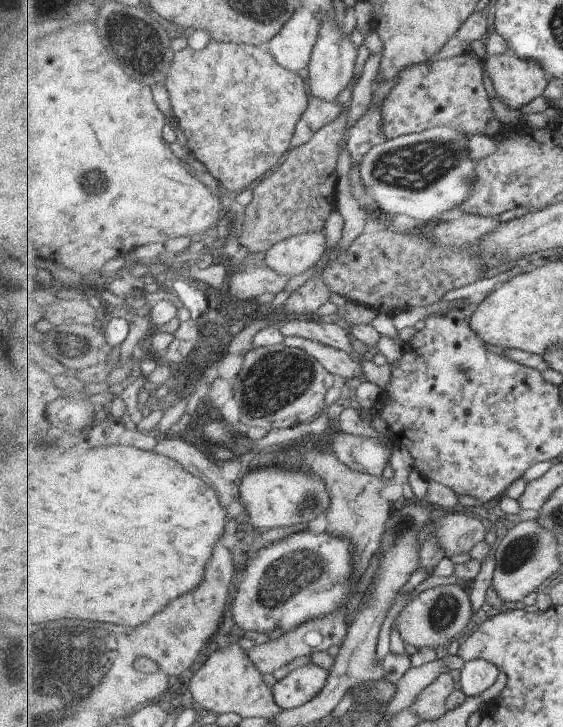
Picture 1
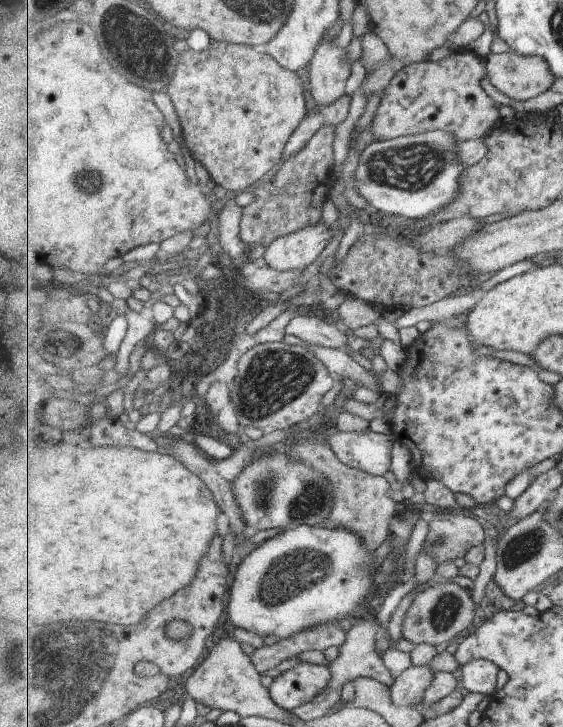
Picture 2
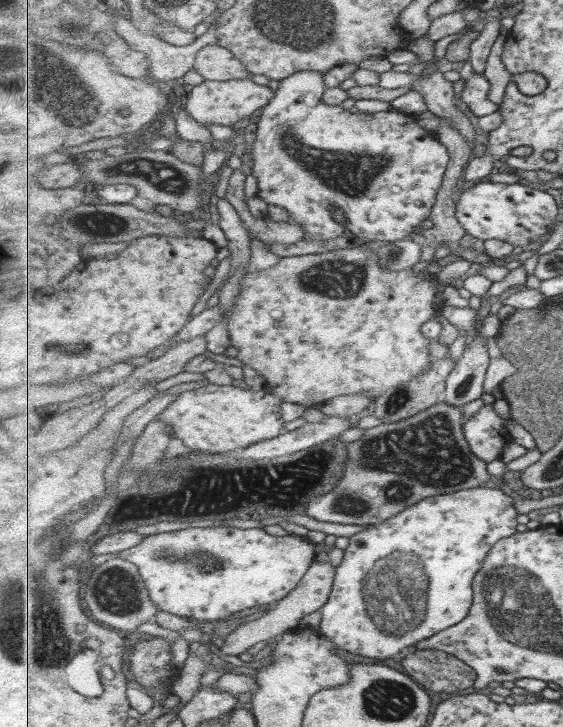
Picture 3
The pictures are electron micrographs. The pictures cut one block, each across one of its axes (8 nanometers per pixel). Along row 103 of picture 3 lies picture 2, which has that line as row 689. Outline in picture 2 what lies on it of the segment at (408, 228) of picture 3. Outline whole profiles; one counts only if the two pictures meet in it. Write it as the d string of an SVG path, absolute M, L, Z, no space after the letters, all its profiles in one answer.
M302 662L274 678L268 687L271 698L281 708L295 711L301 705L313 702L332 682L329 665Z

